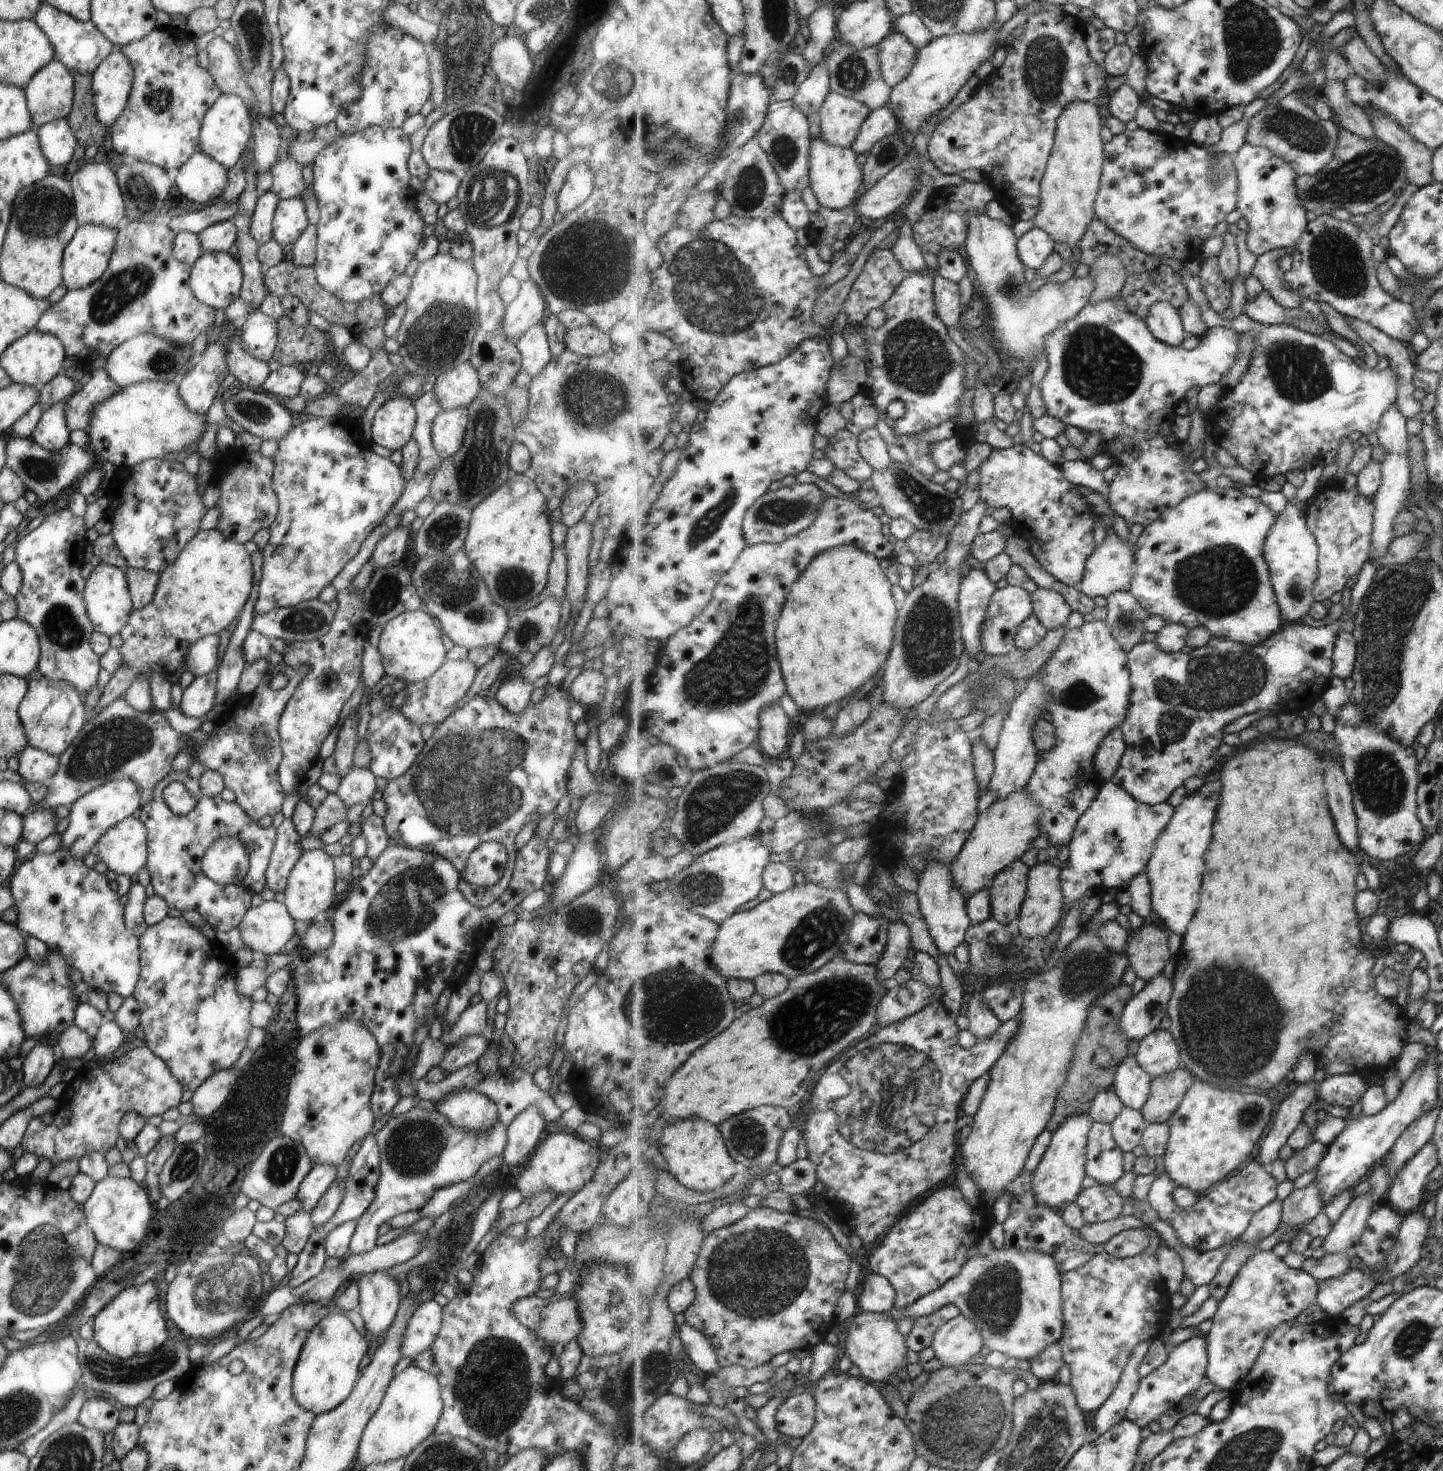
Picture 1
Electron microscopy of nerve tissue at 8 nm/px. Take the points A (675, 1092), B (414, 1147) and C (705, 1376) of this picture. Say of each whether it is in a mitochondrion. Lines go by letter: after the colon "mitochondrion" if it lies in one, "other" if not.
A: other
B: mitochondrion
C: other

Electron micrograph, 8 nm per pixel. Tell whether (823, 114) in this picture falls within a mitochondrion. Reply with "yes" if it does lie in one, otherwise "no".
no

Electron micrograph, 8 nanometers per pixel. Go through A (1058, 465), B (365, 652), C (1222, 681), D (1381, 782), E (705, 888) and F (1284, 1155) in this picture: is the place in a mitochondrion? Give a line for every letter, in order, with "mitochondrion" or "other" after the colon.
A: other
B: other
C: mitochondrion
D: mitochondrion
E: mitochondrion
F: other

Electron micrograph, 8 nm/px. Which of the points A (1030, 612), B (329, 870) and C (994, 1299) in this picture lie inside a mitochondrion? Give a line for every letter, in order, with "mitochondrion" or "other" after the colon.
A: other
B: other
C: mitochondrion

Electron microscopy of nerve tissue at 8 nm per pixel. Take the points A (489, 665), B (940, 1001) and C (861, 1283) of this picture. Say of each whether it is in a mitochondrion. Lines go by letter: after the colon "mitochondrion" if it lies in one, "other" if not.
A: other
B: other
C: other

